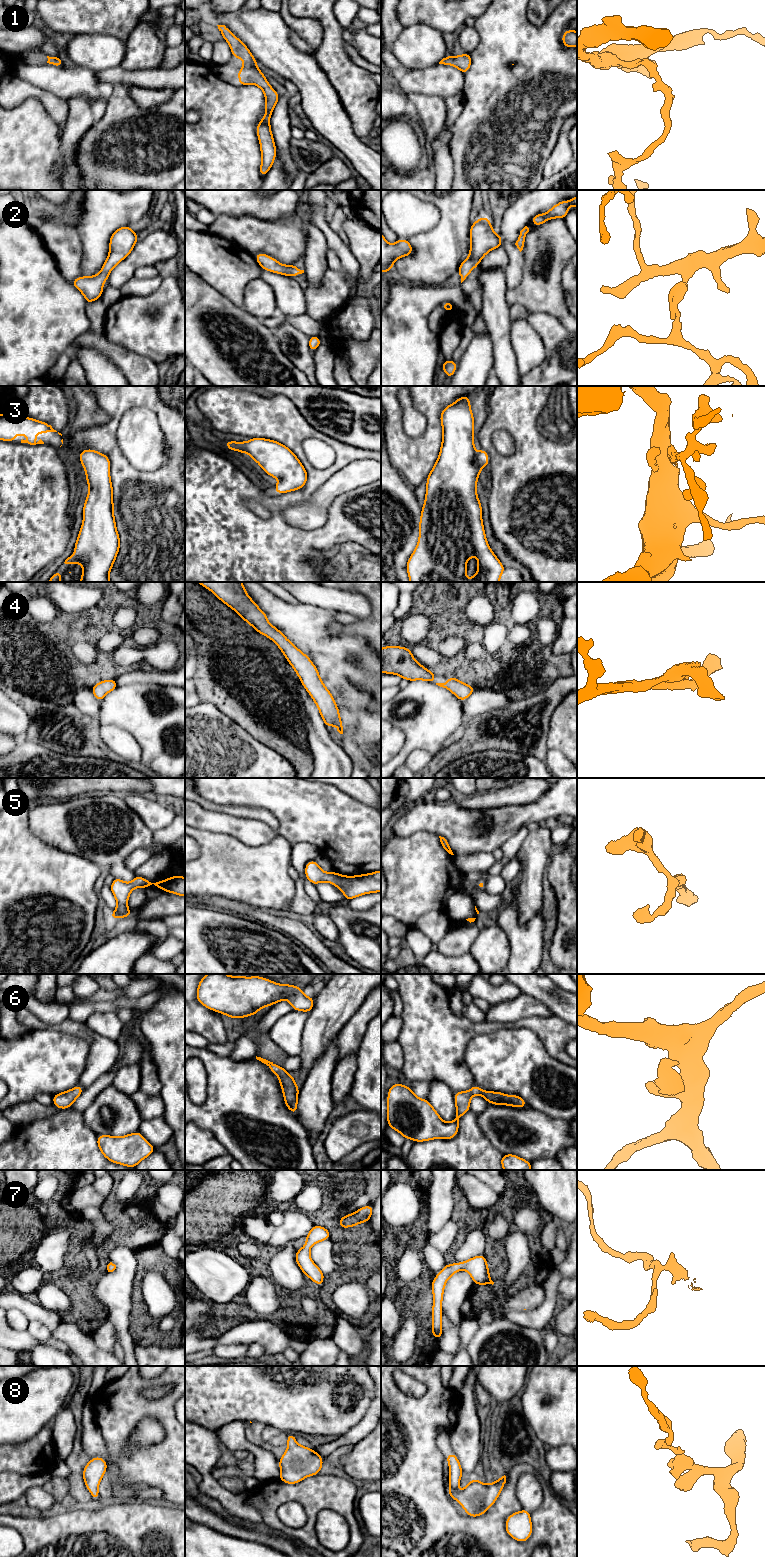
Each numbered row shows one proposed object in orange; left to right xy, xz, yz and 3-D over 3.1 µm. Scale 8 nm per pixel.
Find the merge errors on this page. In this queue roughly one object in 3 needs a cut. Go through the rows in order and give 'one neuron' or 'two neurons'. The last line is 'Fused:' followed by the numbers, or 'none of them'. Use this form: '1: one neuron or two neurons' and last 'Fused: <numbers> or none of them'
1: one neuron
2: one neuron
3: one neuron
4: one neuron
5: one neuron
6: one neuron
7: one neuron
8: one neuron
Fused: none of them

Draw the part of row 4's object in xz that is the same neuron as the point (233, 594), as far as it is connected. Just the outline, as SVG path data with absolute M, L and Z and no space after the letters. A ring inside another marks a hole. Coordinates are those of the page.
M197 582L208 588L218 599L238 613L261 635L273 640L296 671L302 685L317 705L320 715L329 730L333 724L340 734L343 726L339 709L331 692L325 687L316 666L284 634L267 620L265 612L249 597L242 582Z

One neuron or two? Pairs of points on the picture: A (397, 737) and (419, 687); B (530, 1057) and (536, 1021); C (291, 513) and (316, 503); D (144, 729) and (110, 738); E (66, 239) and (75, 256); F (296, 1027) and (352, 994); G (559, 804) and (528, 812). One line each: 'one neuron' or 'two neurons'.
A: two neurons
B: two neurons
C: one neuron
D: two neurons
E: one neuron
F: two neurons
G: one neuron

